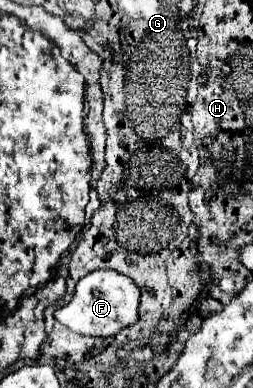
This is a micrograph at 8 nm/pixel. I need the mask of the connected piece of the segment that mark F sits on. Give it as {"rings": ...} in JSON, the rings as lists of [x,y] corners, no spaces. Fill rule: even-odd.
{"rings":[[[93,270],[91,274],[83,276],[83,282],[77,282],[73,300],[69,304],[65,304],[63,308],[57,308],[53,316],[63,326],[67,326],[69,330],[73,330],[77,334],[83,334],[83,336],[113,336],[121,328],[125,328],[129,324],[135,324],[139,320],[137,308],[139,308],[139,288],[135,286],[135,282],[129,276],[119,274],[115,270]]]}

